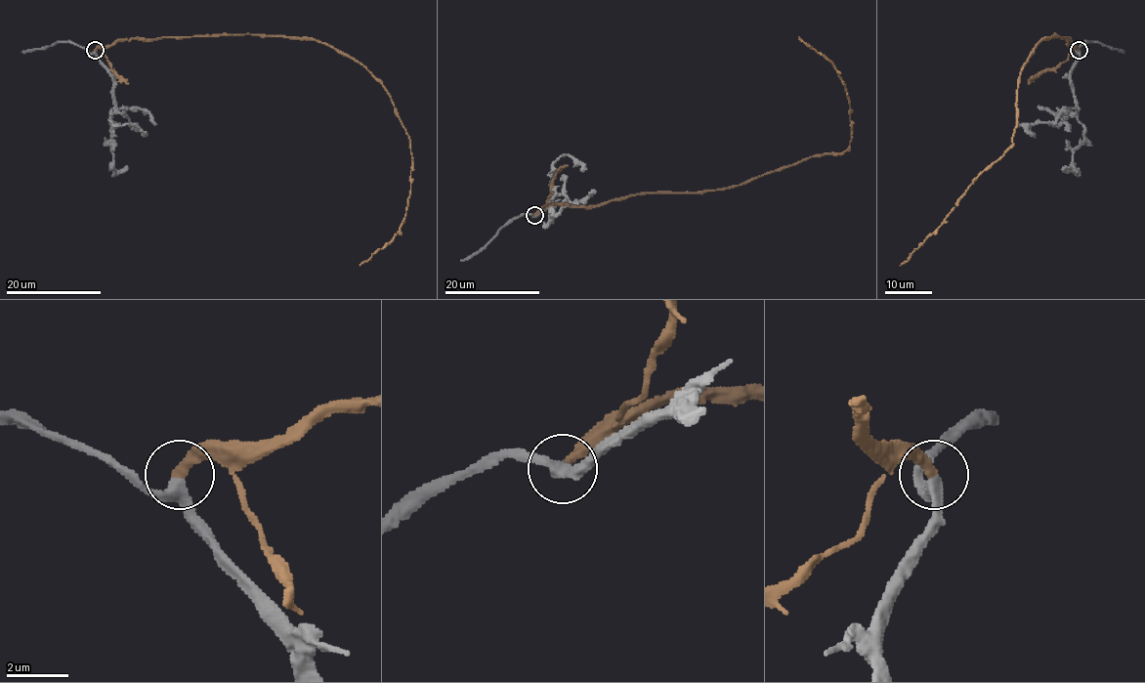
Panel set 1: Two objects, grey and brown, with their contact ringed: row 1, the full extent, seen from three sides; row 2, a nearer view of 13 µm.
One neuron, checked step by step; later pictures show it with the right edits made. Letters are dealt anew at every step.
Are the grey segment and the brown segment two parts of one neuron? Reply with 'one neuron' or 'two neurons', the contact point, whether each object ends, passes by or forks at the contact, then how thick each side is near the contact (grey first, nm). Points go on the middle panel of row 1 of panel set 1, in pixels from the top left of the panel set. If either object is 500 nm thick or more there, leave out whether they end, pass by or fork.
one neuron; place (534, 215); grey passes by; brown ends; calibres 320 and 340 nm

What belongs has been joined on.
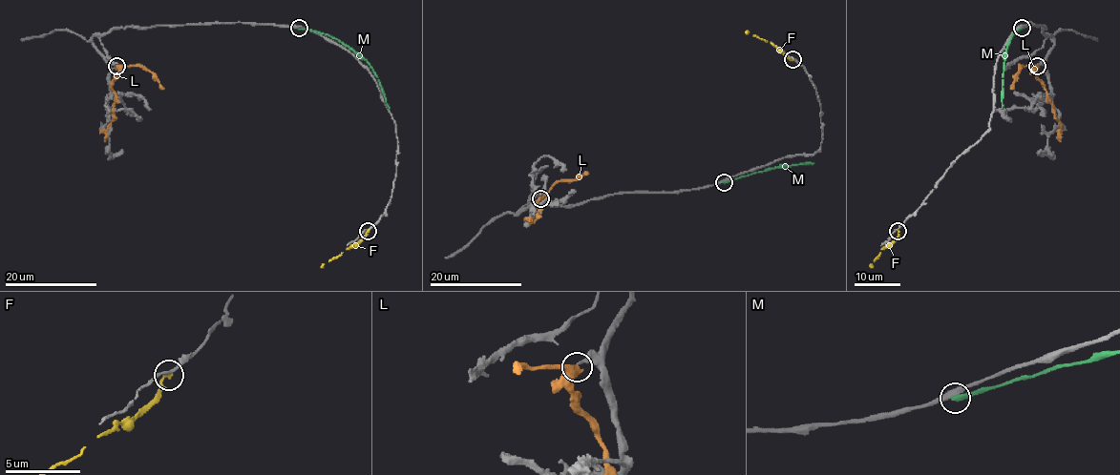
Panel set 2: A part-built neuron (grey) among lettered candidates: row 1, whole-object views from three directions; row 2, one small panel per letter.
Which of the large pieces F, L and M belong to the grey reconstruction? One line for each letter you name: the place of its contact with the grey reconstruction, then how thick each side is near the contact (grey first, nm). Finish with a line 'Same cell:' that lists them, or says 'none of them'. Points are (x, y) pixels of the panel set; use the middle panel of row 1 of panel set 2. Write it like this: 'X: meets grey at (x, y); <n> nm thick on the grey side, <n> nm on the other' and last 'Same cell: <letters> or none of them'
Same cell: none of them

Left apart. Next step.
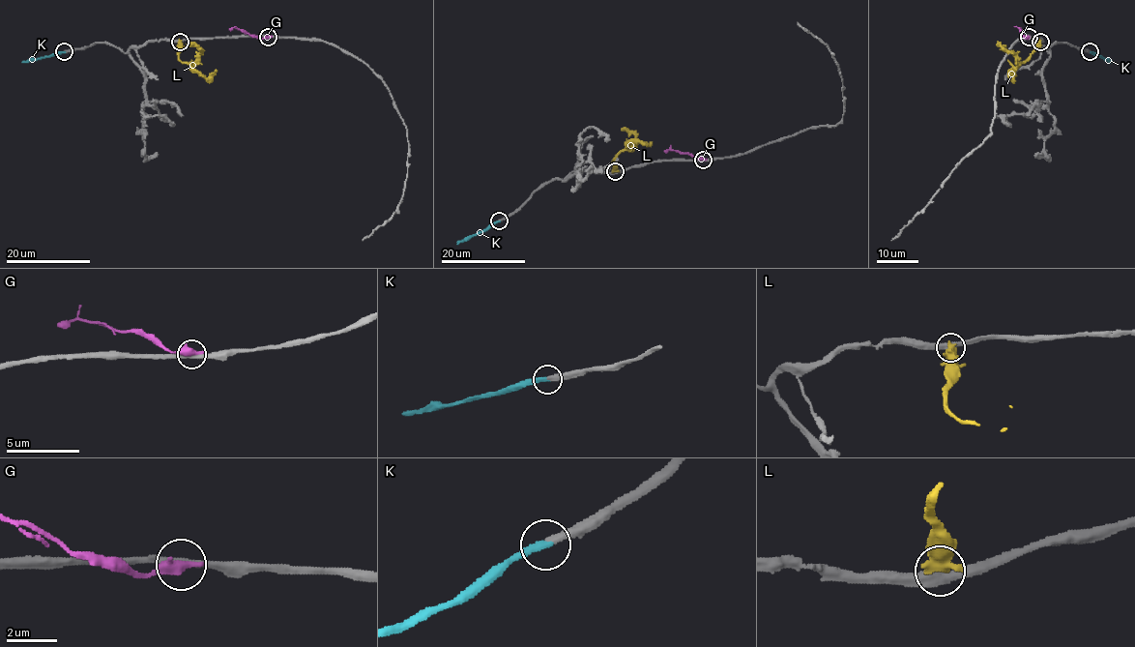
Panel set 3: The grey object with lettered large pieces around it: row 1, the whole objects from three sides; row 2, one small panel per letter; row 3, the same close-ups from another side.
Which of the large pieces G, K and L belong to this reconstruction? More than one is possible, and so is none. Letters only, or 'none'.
K

